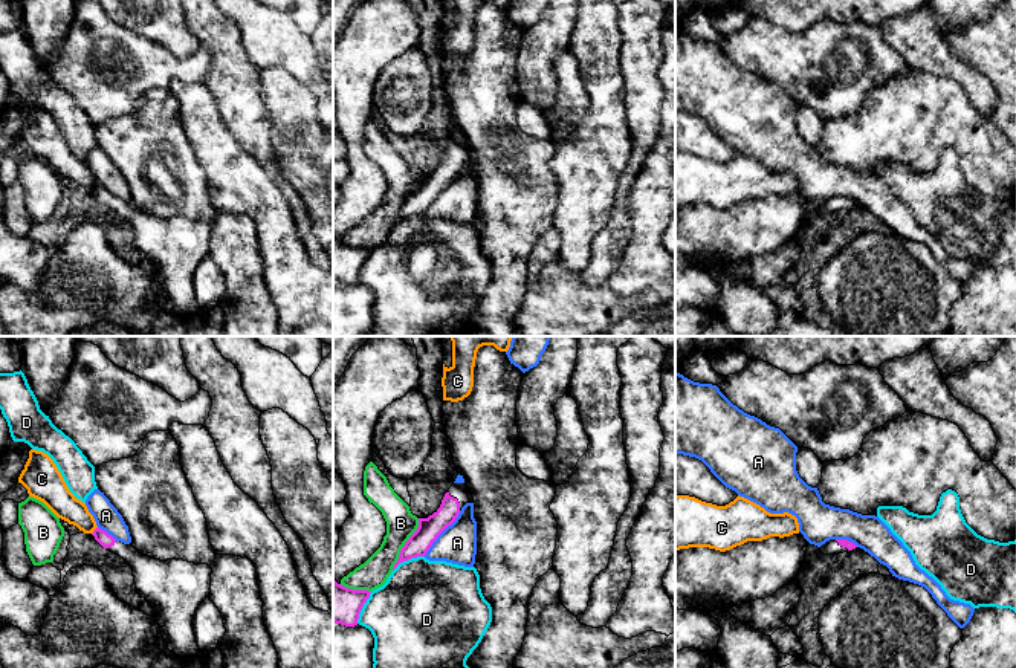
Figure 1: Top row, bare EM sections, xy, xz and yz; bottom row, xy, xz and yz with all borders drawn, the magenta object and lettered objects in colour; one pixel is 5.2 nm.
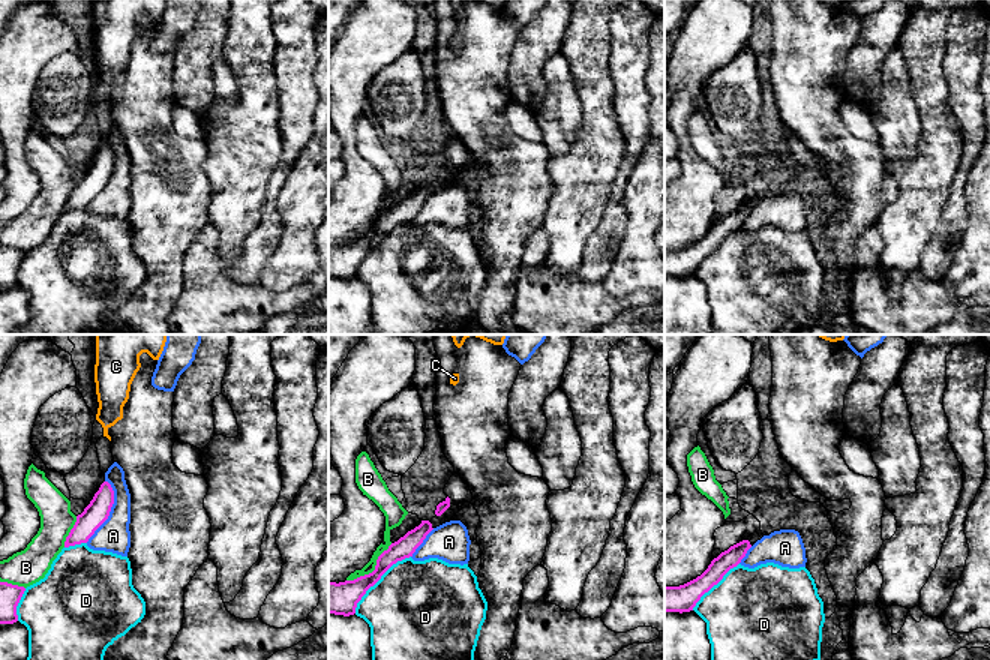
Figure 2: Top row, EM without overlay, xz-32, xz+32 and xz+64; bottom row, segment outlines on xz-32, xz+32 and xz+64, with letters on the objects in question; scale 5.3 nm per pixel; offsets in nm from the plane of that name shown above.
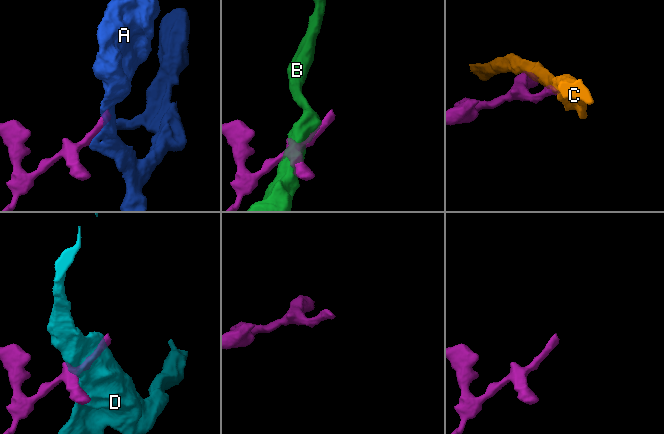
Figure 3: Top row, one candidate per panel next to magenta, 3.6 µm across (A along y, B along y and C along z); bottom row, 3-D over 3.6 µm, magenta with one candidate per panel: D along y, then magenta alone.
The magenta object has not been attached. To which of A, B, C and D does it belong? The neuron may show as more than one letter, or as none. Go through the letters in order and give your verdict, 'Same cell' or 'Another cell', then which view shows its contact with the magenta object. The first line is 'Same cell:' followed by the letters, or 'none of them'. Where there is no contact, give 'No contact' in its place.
Same cell: none of them
A: Another cell. Touches magenta in xz
B: Another cell. Touches magenta in xz
C: Another cell. Touches magenta in xy
D: Another cell. Touches magenta in xz

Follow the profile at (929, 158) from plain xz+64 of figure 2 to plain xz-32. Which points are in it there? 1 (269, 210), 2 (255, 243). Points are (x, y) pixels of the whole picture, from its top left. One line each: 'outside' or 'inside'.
1: outside
2: outside

